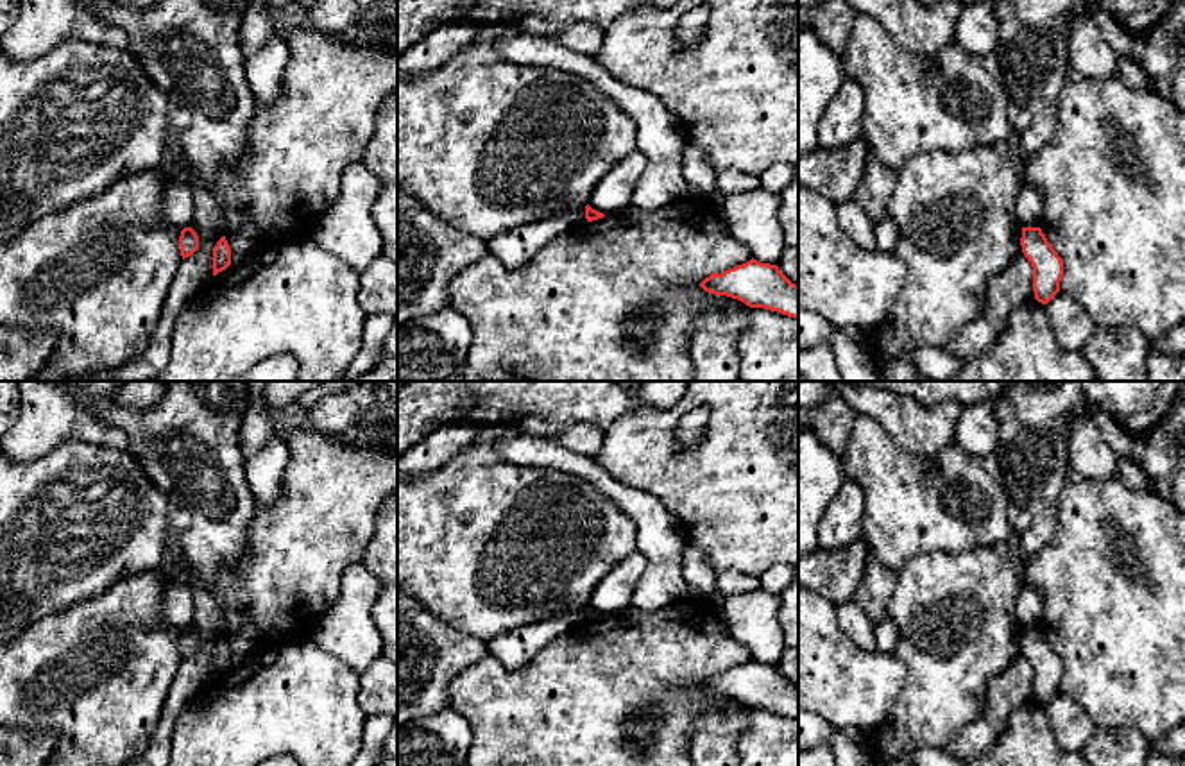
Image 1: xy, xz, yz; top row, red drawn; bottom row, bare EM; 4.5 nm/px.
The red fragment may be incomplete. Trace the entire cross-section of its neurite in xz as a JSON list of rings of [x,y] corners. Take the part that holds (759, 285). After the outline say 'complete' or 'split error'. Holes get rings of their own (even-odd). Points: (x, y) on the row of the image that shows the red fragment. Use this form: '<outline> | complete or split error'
[[[750,260],[743,265],[712,272],[700,286],[714,295],[727,295],[750,308],[780,311],[798,320],[798,286],[777,265]]] | complete

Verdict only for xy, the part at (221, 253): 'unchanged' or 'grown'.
unchanged

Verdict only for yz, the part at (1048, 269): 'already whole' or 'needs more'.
already whole

